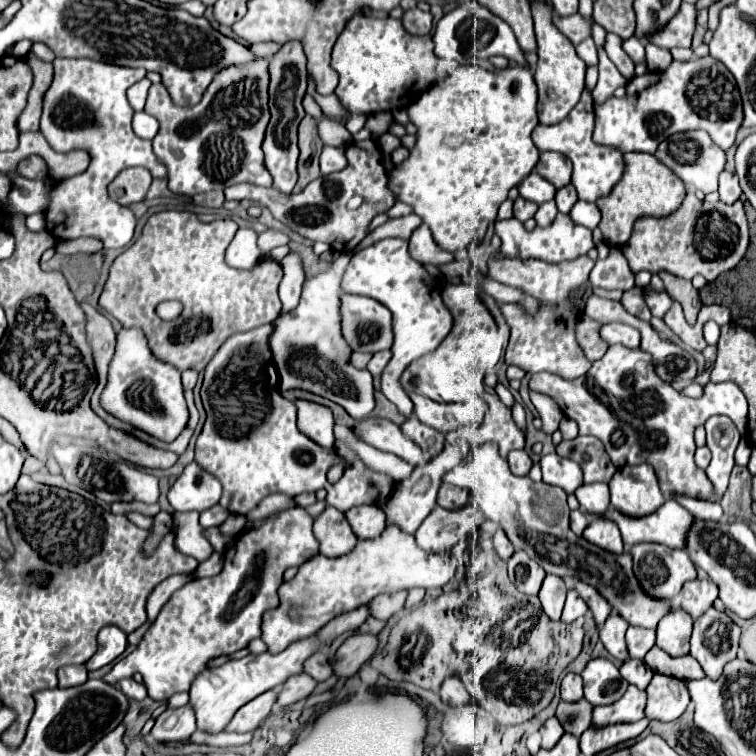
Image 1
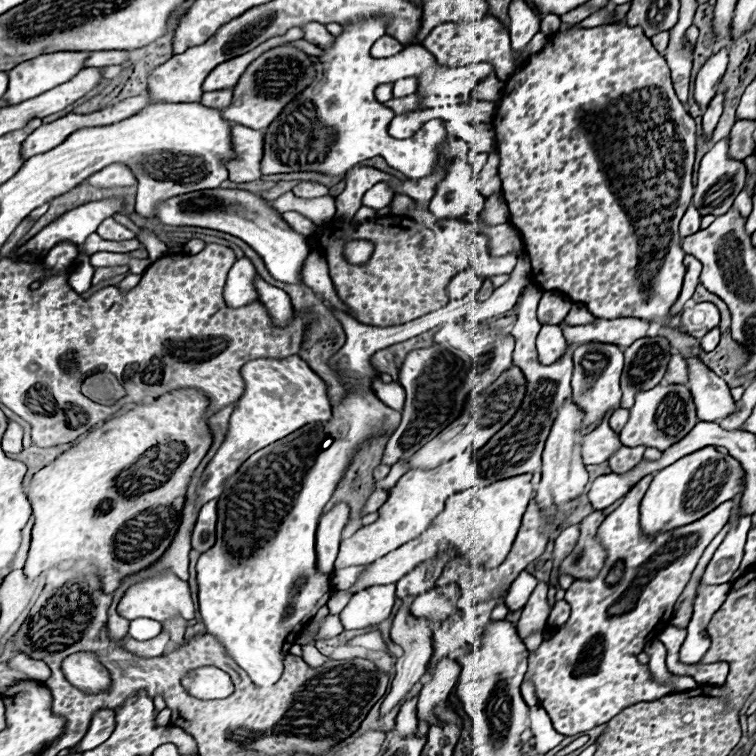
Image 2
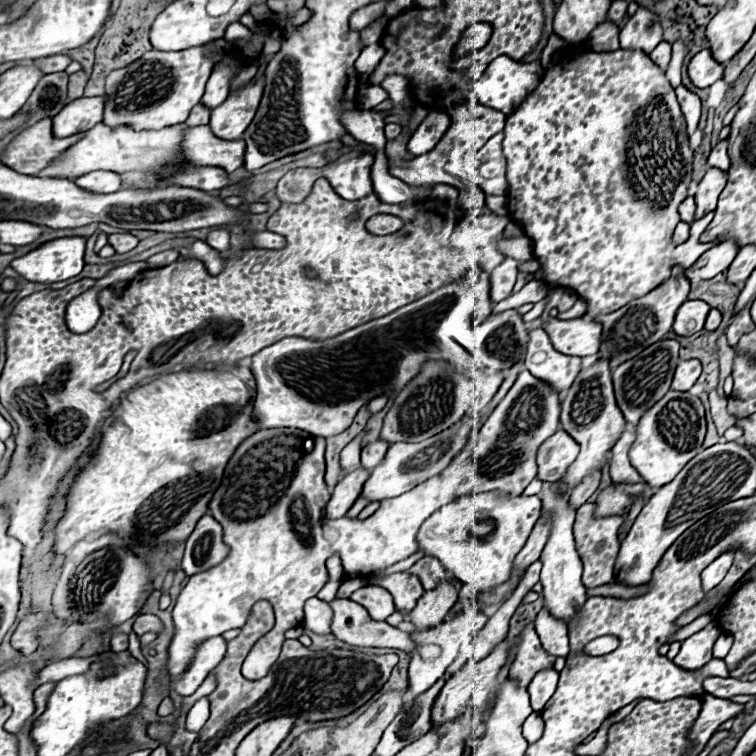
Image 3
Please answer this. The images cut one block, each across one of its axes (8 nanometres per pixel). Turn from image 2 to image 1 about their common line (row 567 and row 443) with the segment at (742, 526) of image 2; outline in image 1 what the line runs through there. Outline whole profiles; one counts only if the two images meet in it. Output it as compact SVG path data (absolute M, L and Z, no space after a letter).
M712 416L704 424L704 428L708 438L706 444L712 450L712 462L706 468L706 474L716 488L716 496L712 496L712 502L718 502L728 488L728 480L734 468L734 452L742 436L728 416Z

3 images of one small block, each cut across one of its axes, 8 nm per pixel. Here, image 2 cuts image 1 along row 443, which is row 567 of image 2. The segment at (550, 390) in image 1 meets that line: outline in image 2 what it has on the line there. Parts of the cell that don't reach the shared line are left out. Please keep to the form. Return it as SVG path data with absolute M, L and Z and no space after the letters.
M644 476L600 524L598 540L606 550L604 568L592 580L572 582L564 598L572 606L568 622L528 656L526 680L536 688L542 708L560 734L588 732L640 700L656 700L672 692L650 680L648 668L638 664L638 654L670 622L676 598L688 584L704 548L724 528L732 502L720 504L686 526L646 536L640 530L638 508L650 482Z

